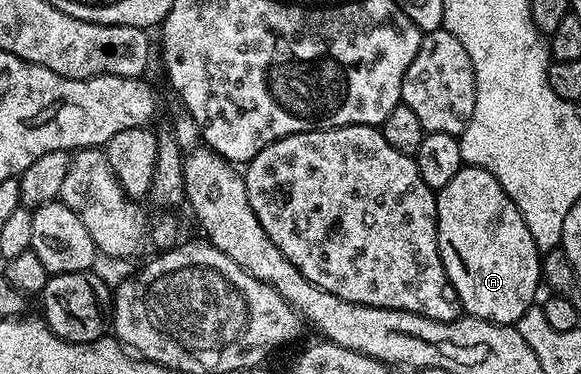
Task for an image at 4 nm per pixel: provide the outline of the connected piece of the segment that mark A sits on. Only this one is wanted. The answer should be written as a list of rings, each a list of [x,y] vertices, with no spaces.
[[[462,166],[459,173],[455,173],[455,177],[451,177],[451,181],[447,181],[447,185],[443,185],[437,192],[437,244],[439,245],[439,253],[443,261],[443,269],[447,273],[447,277],[451,281],[451,285],[457,294],[457,301],[462,308],[472,318],[486,319],[492,323],[516,324],[517,319],[523,317],[529,307],[534,306],[537,295],[537,286],[542,286],[541,277],[541,257],[542,252],[538,250],[535,241],[531,237],[531,229],[527,229],[527,225],[523,221],[523,217],[519,213],[517,206],[511,201],[511,197],[507,197],[505,190],[499,185],[499,181],[495,181],[495,177],[491,177],[491,173],[487,173],[481,167]]]

